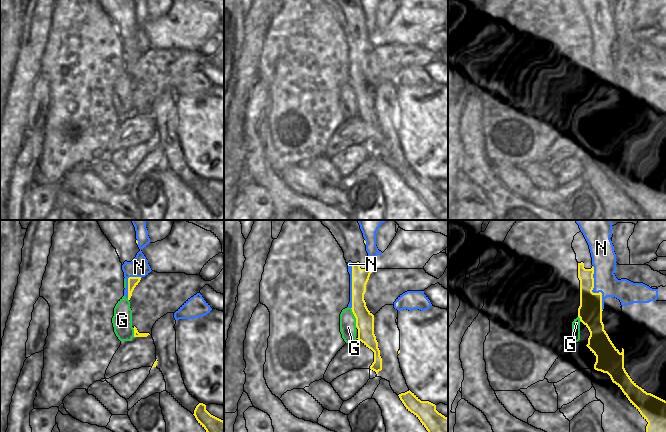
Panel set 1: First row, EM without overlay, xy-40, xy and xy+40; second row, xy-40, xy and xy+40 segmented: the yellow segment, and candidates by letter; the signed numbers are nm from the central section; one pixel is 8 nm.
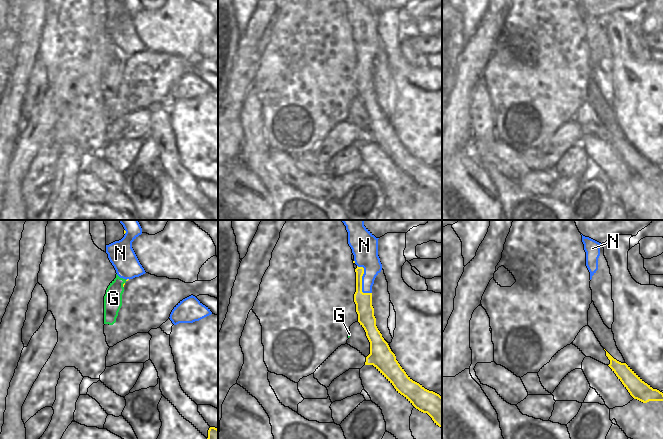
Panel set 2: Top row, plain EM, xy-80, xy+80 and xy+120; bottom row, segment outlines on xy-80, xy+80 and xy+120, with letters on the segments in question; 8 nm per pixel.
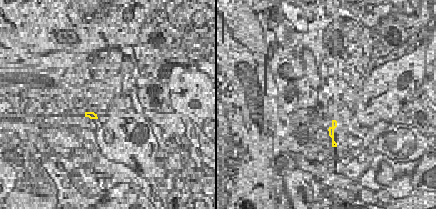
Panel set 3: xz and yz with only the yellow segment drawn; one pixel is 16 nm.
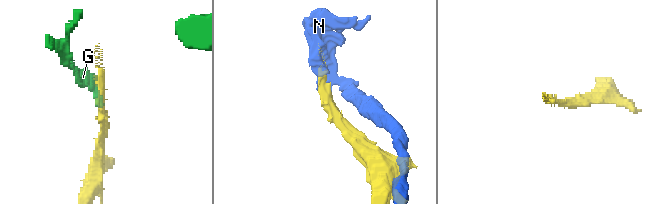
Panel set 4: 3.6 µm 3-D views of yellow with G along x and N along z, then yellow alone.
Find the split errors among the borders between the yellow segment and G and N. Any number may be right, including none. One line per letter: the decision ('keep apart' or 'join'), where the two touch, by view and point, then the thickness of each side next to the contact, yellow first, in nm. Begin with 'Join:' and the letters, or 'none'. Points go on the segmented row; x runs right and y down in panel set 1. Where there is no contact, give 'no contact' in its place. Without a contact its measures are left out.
Join: none
G: keep apart; contact xy (355, 317); calibres 140 and 130 nm
N: keep apart; contact xy+40 (592, 292); calibres 190 and 190 nm

